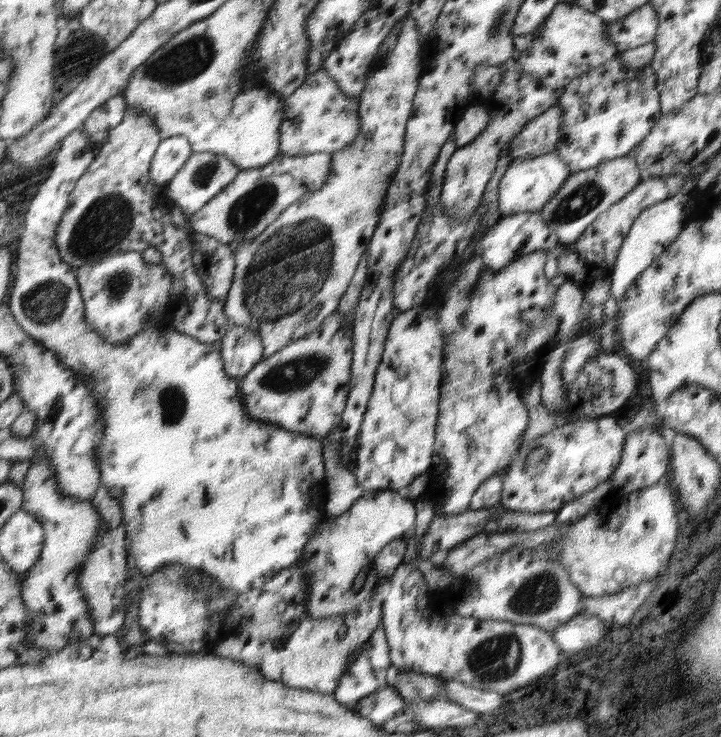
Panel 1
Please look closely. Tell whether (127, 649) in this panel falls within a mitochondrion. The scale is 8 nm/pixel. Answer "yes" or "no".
no

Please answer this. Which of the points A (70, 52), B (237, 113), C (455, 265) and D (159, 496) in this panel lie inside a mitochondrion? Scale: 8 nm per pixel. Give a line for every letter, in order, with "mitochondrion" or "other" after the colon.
A: mitochondrion
B: other
C: other
D: other

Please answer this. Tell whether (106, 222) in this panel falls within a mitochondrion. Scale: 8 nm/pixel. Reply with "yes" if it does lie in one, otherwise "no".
yes

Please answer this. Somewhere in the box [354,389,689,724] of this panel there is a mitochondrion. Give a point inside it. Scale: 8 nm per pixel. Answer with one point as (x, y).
(497, 658)

